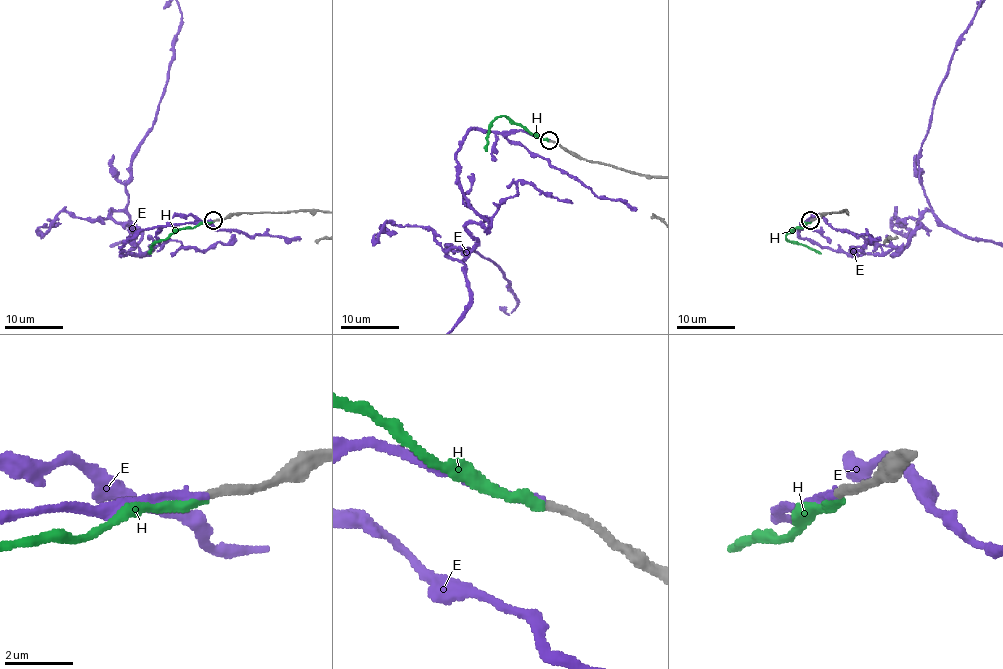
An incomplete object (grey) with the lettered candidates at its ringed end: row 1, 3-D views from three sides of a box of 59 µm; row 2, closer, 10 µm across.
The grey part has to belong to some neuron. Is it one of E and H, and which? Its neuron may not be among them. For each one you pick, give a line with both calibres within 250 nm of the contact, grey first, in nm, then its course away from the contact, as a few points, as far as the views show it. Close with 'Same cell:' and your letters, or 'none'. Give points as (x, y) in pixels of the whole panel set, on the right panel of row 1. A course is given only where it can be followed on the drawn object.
E: 260 nm thick on the grey side, 240 nm on the other
Same cell: E

